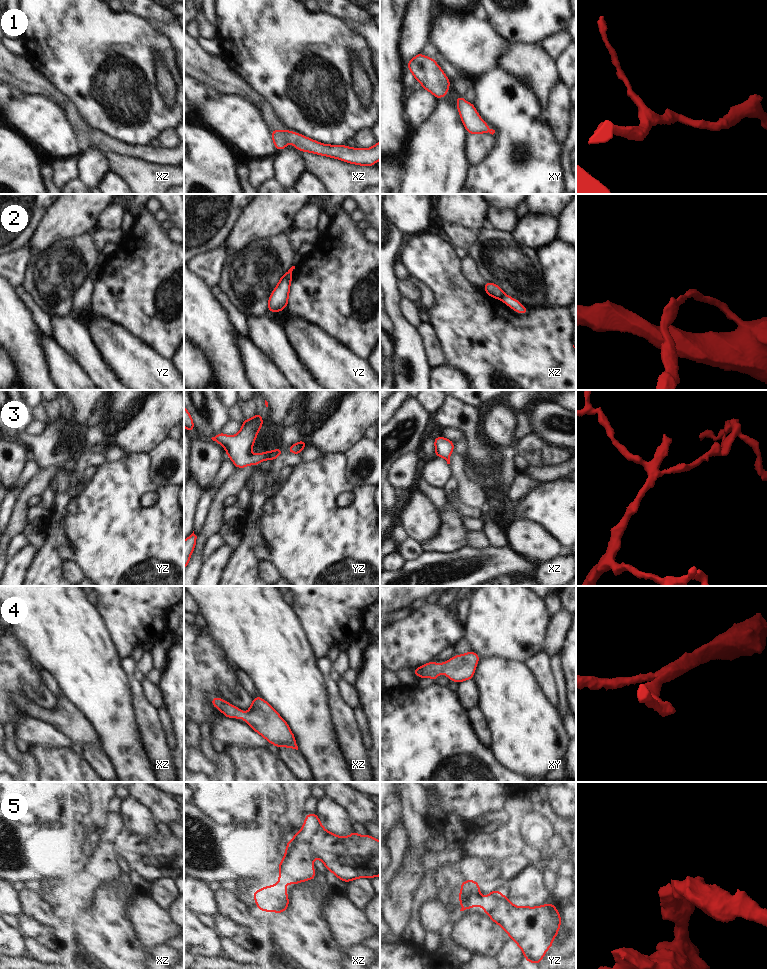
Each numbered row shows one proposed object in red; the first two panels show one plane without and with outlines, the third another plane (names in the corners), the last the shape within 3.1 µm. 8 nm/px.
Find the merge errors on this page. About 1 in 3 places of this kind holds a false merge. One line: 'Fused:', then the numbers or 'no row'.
Fused: 2

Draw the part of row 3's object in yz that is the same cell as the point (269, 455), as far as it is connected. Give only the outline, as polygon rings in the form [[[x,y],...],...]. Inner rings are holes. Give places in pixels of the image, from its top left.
[[[257,413],[253,418],[242,422],[242,428],[236,435],[228,436],[221,432],[211,438],[225,448],[228,458],[233,461],[236,468],[258,465],[264,460],[275,460],[283,453],[282,448],[257,455],[250,452],[261,426],[264,425],[261,419],[262,414]]]

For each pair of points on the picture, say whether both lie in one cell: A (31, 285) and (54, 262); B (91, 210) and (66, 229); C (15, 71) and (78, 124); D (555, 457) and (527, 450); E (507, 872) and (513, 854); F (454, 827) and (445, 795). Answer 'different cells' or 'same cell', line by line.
A: same cell
B: same cell
C: same cell
D: same cell
E: same cell
F: different cells

